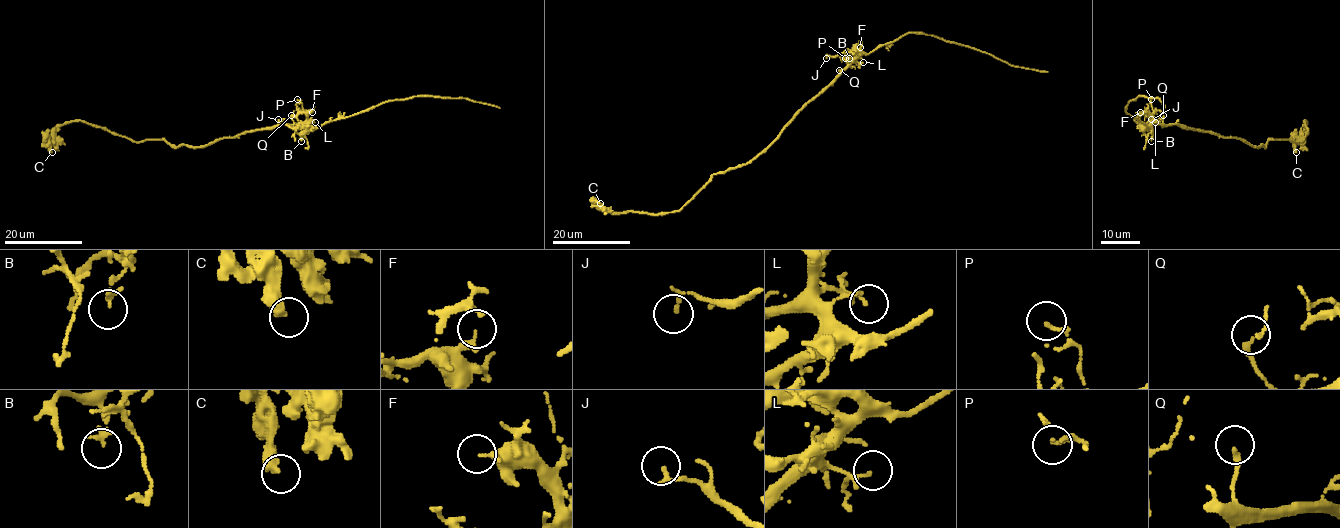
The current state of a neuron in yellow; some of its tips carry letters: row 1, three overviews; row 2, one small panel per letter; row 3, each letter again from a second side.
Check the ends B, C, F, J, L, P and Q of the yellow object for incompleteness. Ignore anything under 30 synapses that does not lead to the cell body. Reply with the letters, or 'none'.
none

